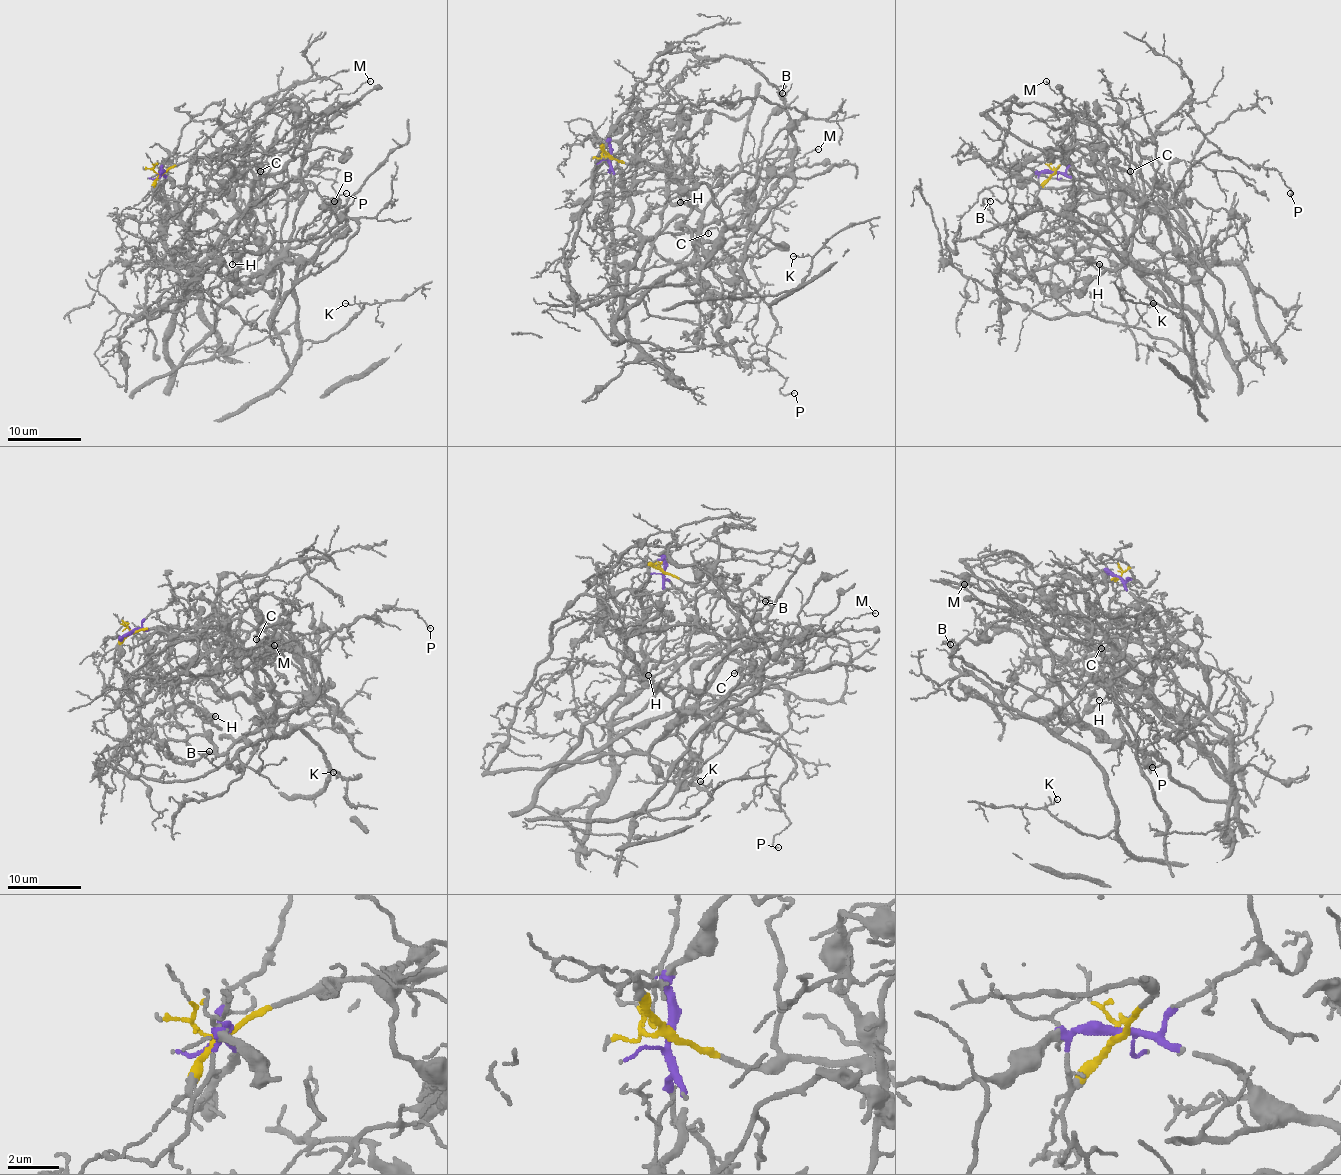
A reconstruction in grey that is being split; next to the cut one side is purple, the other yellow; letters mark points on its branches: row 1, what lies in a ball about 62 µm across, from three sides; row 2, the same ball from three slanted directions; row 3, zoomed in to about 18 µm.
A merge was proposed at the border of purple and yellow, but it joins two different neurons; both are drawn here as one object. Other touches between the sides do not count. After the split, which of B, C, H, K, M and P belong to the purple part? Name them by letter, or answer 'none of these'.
C, M, P

